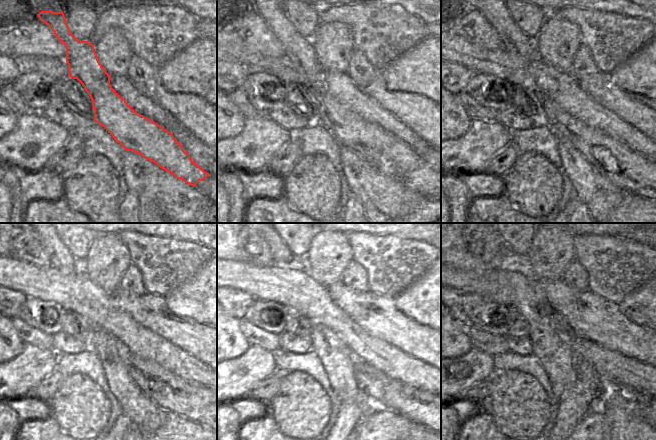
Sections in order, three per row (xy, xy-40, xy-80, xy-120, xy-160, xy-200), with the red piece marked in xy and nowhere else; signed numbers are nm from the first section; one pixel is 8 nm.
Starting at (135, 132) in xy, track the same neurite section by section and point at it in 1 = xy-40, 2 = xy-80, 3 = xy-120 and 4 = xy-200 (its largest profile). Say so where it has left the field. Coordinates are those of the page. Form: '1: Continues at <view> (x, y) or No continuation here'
1: Continues at xy-40 (389, 155)
2: Continues at xy-80 (630, 171)
3: Continues at xy-120 (170, 392)
4: Continues at xy-200 (644, 402).

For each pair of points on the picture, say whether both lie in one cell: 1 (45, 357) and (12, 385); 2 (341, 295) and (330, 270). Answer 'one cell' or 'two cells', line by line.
1: one cell
2: two cells

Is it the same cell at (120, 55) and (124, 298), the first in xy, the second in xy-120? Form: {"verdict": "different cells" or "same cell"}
{"verdict": "different cells"}

